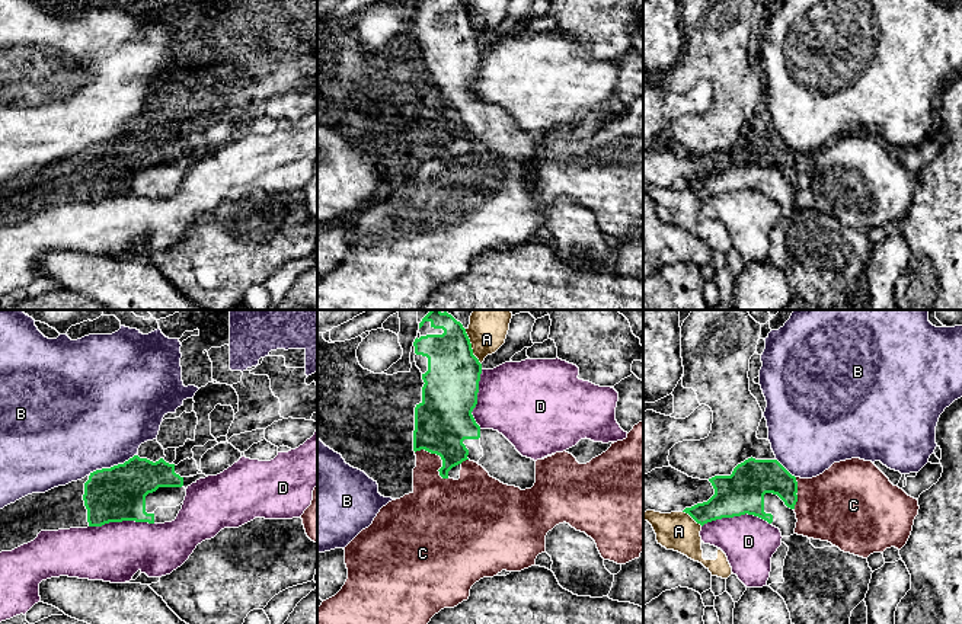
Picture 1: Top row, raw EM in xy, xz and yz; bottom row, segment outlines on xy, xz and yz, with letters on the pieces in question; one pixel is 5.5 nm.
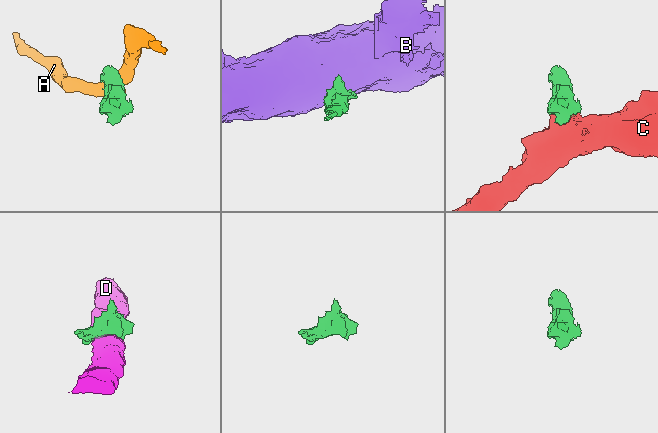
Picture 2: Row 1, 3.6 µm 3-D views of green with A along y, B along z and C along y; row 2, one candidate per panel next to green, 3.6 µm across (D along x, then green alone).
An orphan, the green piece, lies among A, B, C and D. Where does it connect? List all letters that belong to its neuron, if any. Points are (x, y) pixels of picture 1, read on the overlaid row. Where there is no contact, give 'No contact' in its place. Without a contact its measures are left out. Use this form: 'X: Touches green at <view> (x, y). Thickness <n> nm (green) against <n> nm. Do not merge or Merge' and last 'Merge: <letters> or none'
A: Touches green at xz (470, 346). Thickness 300 nm (green) against 220 nm. Do not merge
B: Touches green at xy (114, 466). Thickness 300 nm (green) against 500 nm. Do not merge
C: Touches green at xz (441, 458). Thickness 320 nm (green) against 300 nm. Do not merge
D: Touches green at yz (735, 515). Thickness 240 nm (green) against 300 nm. Do not merge
Merge: none

